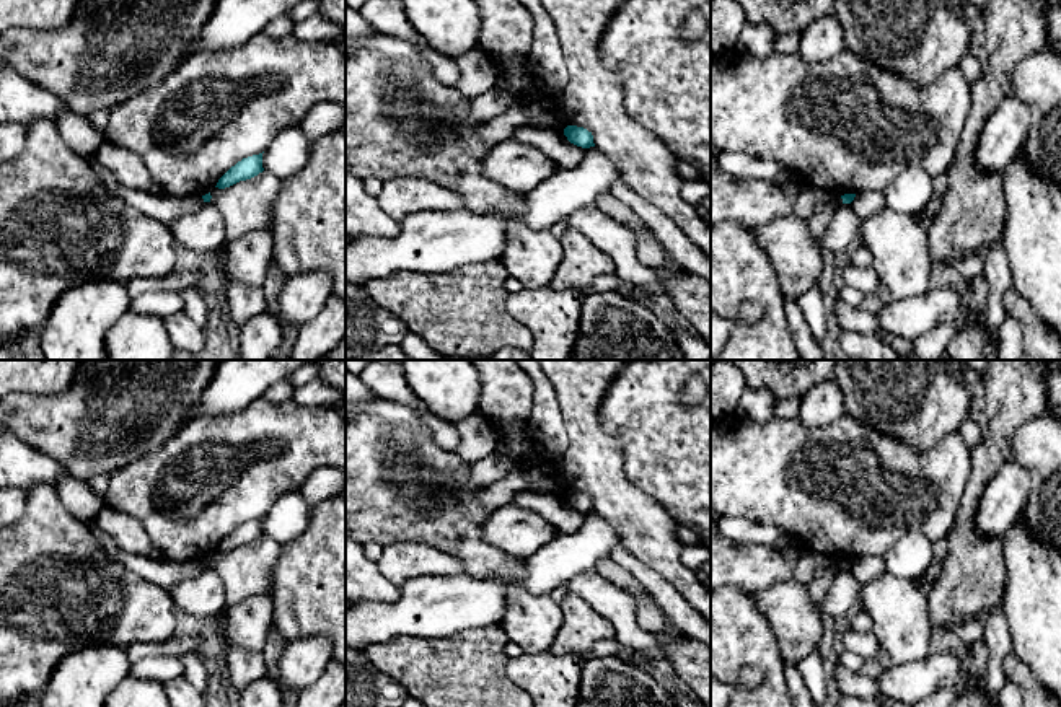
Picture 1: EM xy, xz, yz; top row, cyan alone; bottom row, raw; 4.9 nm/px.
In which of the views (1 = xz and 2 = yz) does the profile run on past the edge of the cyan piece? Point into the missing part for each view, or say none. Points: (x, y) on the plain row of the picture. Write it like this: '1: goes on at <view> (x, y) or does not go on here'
1: does not go on here
2: does not go on here

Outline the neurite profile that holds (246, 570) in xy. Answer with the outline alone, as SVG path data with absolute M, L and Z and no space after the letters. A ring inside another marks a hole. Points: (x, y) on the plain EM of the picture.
M269 536L225 554L214 552L210 567L223 583L225 604L230 608L248 596L267 595L280 552L282 546Z

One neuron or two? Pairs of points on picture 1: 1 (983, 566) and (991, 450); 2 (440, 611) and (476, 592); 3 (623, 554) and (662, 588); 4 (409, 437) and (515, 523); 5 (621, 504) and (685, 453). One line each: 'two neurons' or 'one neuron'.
1: one neuron
2: one neuron
3: one neuron
4: two neurons
5: two neurons

